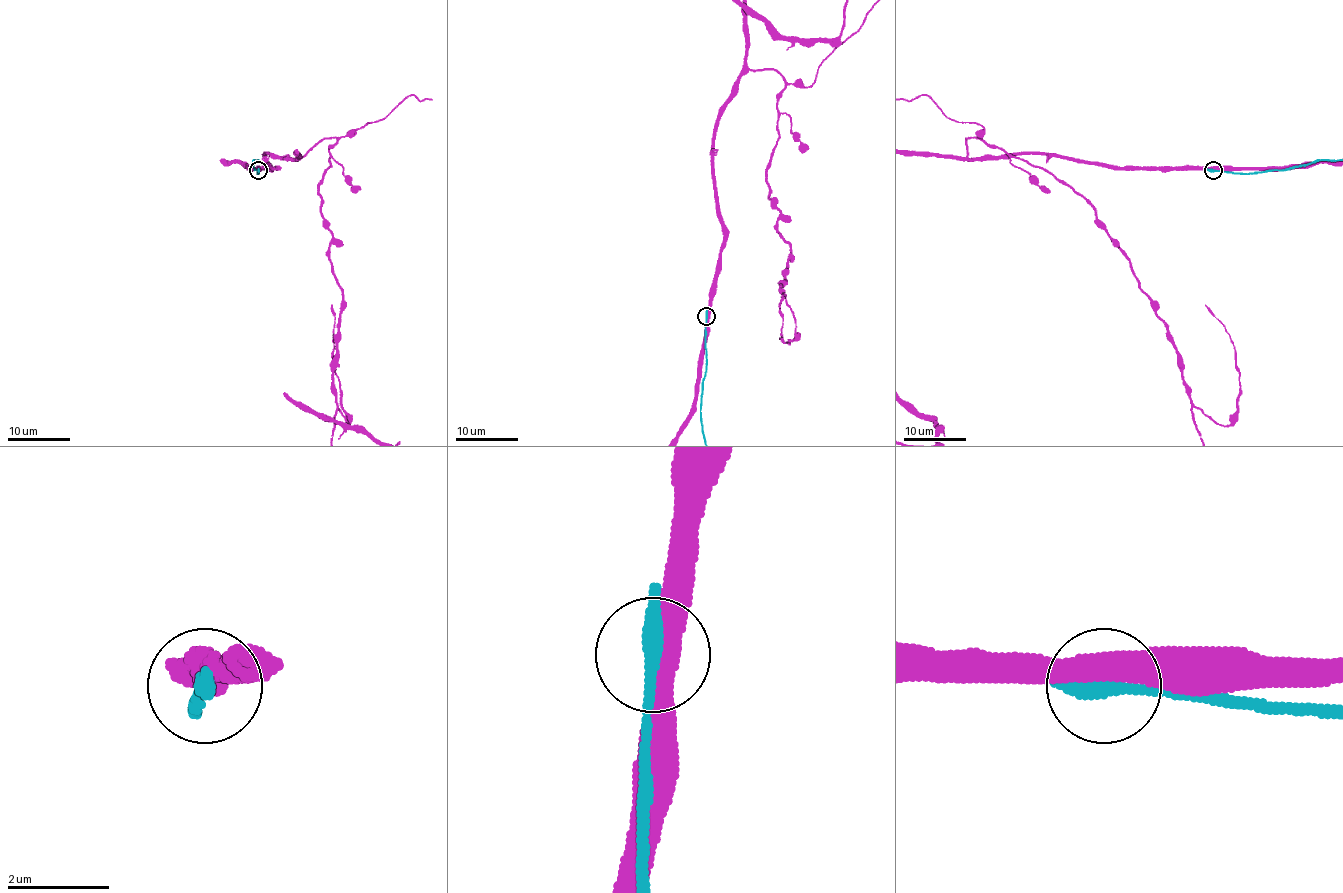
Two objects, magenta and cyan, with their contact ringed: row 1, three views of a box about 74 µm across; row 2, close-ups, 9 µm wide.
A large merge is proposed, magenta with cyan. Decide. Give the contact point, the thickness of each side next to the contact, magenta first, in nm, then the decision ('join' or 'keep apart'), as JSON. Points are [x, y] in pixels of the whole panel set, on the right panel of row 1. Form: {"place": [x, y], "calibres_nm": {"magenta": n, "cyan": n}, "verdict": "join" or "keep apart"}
{"place": [1213, 170], "calibres_nm": {"magenta": 480, "cyan": 280}, "verdict": "keep apart"}

